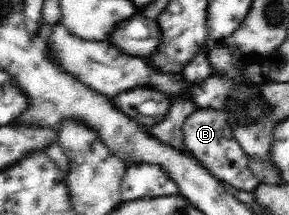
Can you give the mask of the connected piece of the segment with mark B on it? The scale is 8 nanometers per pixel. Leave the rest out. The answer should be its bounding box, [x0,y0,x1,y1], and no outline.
[183,107,261,192]

